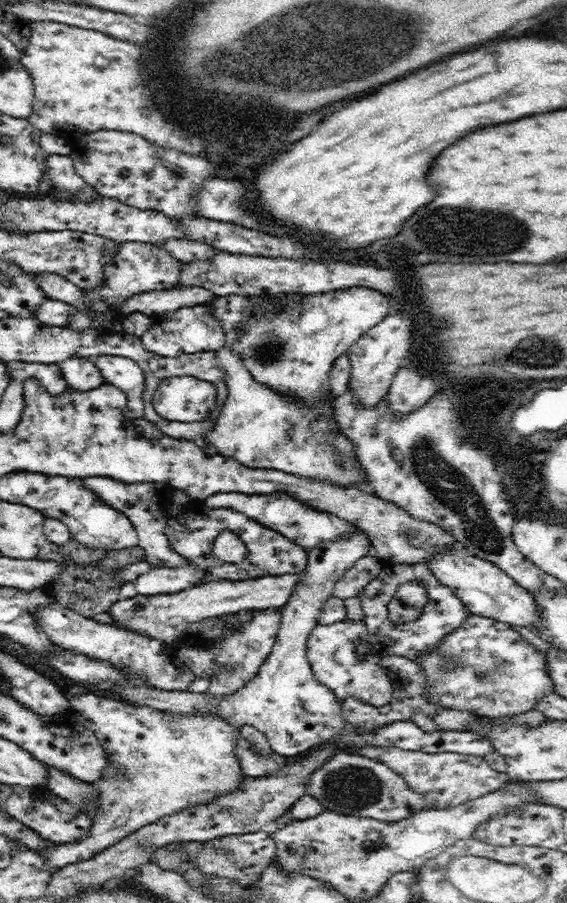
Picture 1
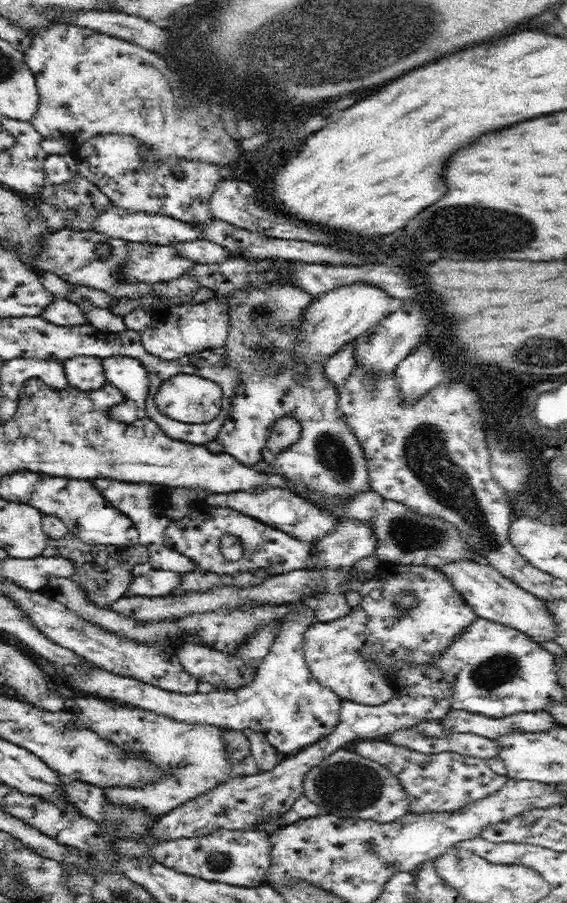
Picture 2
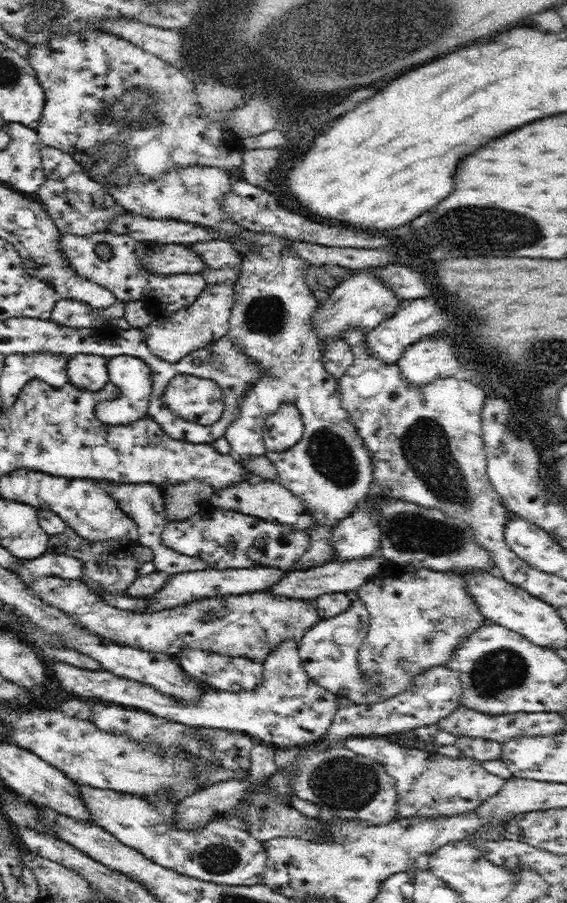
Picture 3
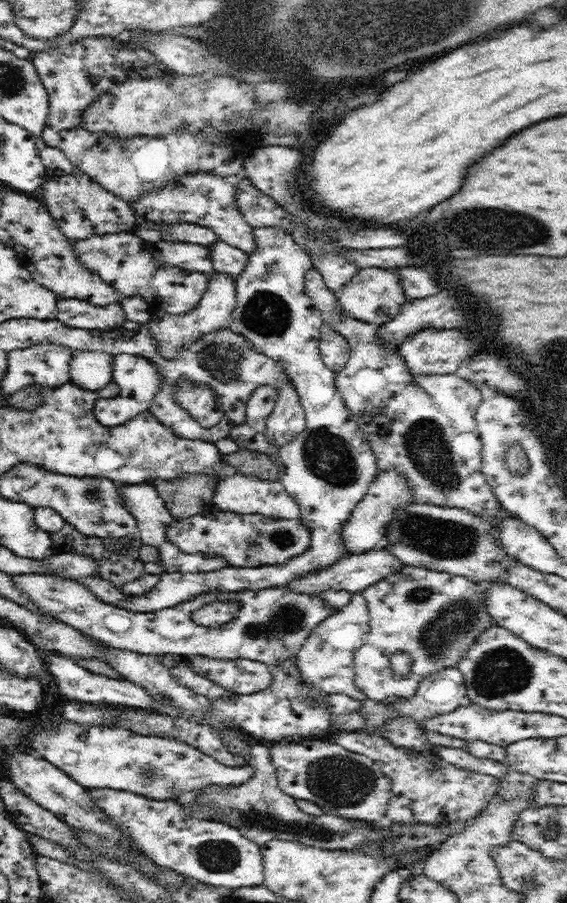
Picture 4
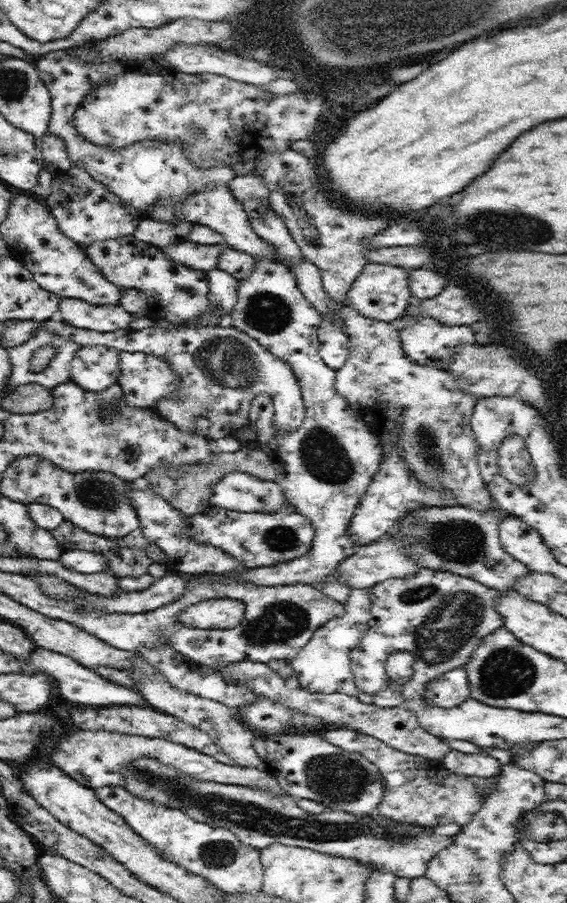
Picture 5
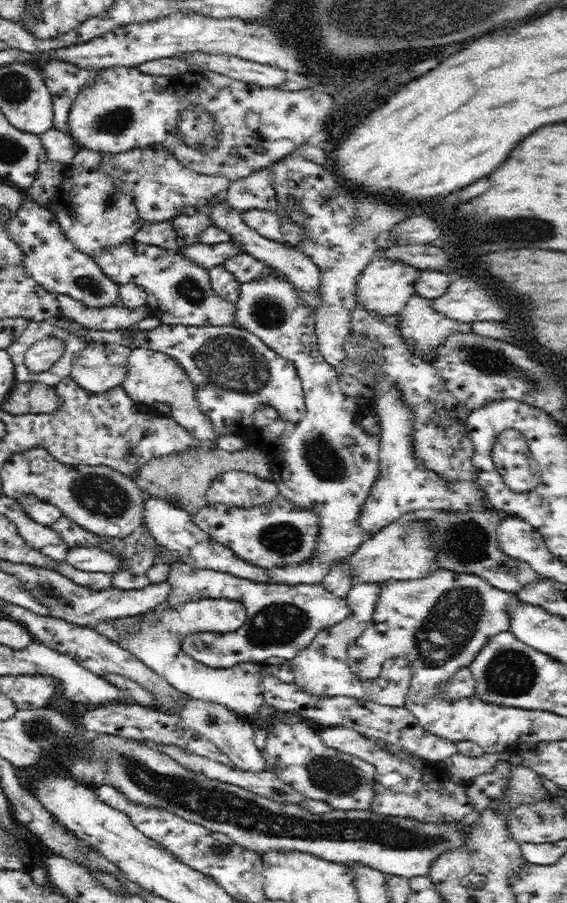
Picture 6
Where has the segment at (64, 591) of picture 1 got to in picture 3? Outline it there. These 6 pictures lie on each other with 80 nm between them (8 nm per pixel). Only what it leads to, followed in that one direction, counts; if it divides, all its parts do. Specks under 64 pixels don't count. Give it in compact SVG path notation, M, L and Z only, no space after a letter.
M66 526L63 532L50 535L50 548L47 552L68 554L83 560L85 562L85 577L83 580L92 590L96 591L96 588L103 588L103 590L111 590L120 594L125 592L136 577L140 576L140 566L135 557L135 549L139 545L139 540L128 538L104 541L83 538L72 527Z

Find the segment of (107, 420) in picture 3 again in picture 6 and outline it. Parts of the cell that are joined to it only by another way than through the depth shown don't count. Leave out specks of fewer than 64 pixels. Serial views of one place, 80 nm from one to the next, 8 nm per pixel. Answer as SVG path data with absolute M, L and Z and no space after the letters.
M134 346L128 362L128 374L123 382L126 392L134 401L149 404L154 400L167 402L171 406L171 416L186 433L194 439L201 450L218 450L218 439L221 437L214 428L213 420L203 411L197 397L197 387L192 382L186 369L173 356L160 350Z

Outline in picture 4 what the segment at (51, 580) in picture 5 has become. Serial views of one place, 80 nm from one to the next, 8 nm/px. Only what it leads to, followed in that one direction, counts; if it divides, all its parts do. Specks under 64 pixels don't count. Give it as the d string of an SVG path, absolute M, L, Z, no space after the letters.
M270 224L270 226L254 226L253 233L258 241L256 252L251 254L251 261L245 268L244 274L236 279L237 304L229 322L229 329L243 334L249 338L254 346L267 354L270 358L282 362L285 369L289 371L294 386L301 398L305 410L305 429L301 439L288 440L280 446L271 445L266 438L266 422L272 414L275 406L275 392L270 387L256 389L250 397L247 406L247 421L239 427L233 428L229 434L237 443L240 449L250 449L256 452L267 454L274 465L279 469L278 481L283 484L286 495L296 502L300 510L300 517L306 526L312 531L310 547L304 554L291 558L286 564L277 563L272 566L252 567L228 567L214 572L186 573L164 571L156 580L156 584L142 592L142 594L124 594L115 608L122 608L130 612L144 614L156 610L166 609L168 606L175 606L192 598L198 592L206 590L240 590L240 588L253 588L260 590L266 587L290 586L298 579L309 577L328 570L341 558L348 556L351 550L344 542L344 526L346 520L353 513L354 507L362 501L370 483L379 472L378 456L371 445L369 435L362 430L361 418L352 415L349 406L345 403L343 396L336 388L336 373L325 365L319 351L321 326L324 324L320 311L308 298L304 290L303 277L306 268L311 266L310 256L293 239L286 226L281 224Z

